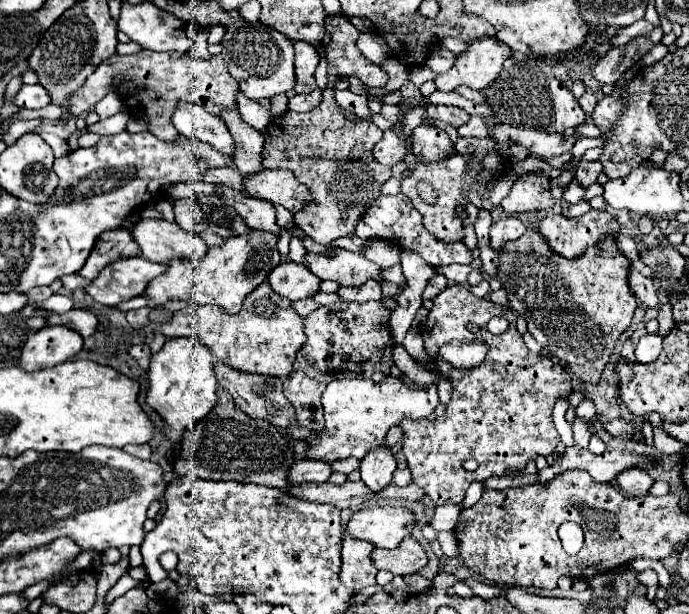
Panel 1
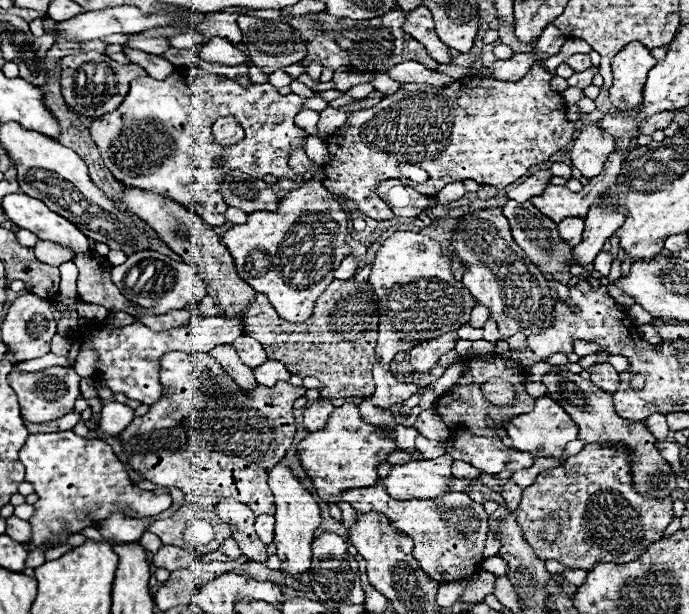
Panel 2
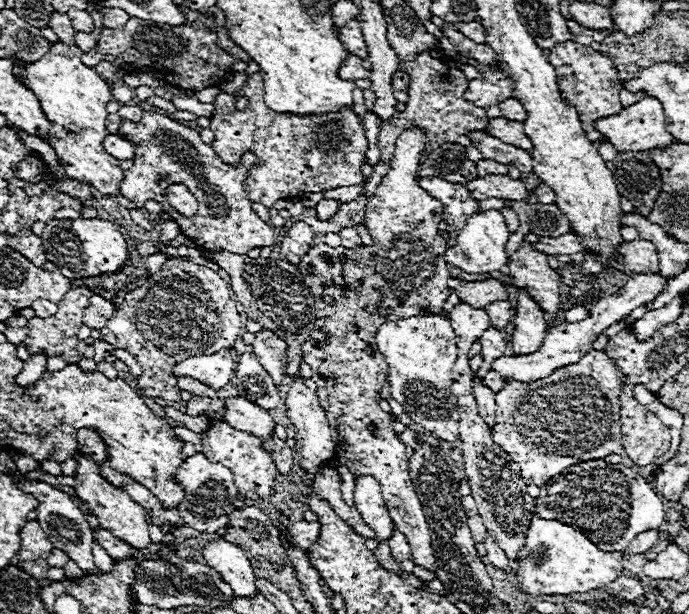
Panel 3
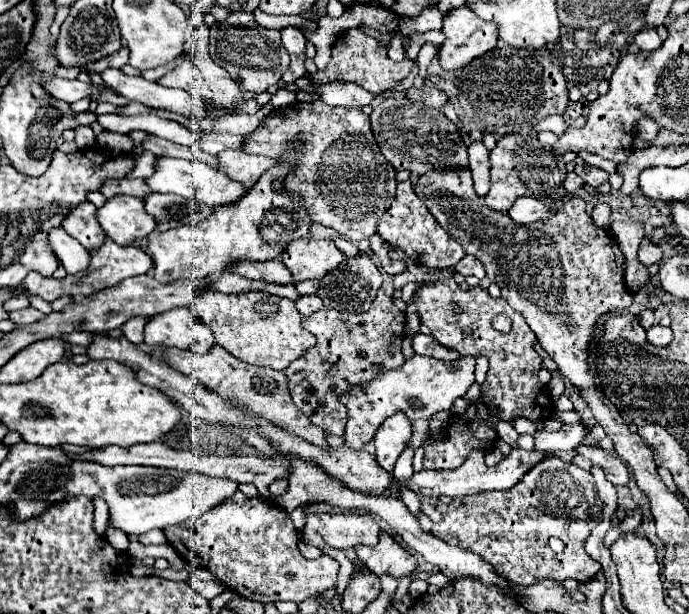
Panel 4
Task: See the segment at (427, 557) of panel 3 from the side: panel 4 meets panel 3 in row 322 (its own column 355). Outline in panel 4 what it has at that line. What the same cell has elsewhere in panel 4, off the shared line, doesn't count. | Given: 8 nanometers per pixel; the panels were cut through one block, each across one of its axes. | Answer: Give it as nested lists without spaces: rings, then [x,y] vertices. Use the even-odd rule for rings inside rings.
[[[380,290],[368,312],[348,314],[324,306],[312,316],[302,318],[302,326],[310,330],[318,342],[284,370],[290,380],[290,396],[312,424],[328,434],[342,436],[346,410],[342,410],[338,394],[354,382],[366,382],[386,370],[402,366],[404,356],[400,352],[400,344],[404,338],[404,314],[398,310],[394,300]]]

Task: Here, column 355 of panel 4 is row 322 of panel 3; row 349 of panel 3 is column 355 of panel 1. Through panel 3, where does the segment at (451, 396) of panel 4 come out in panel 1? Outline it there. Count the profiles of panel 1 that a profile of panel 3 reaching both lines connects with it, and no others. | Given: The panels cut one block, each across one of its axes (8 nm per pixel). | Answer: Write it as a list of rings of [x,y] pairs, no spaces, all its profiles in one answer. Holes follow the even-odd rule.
[[[386,376],[380,382],[374,382],[368,378],[332,380],[322,394],[326,428],[322,430],[320,438],[308,440],[312,448],[306,452],[306,458],[332,462],[332,460],[354,456],[362,460],[372,448],[384,442],[390,426],[400,424],[402,418],[414,418],[414,420],[428,418],[434,412],[438,402],[440,398],[438,398],[436,382],[410,388],[402,378],[396,378],[396,376]]]

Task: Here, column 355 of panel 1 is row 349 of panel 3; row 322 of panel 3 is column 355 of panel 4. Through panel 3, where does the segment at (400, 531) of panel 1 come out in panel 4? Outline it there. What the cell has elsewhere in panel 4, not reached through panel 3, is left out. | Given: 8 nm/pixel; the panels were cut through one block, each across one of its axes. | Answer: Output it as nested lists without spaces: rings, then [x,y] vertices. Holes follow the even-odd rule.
[[[306,514],[306,528],[300,534],[300,540],[318,548],[332,546],[344,550],[358,544],[374,546],[380,538],[380,532],[382,528],[372,514]]]

